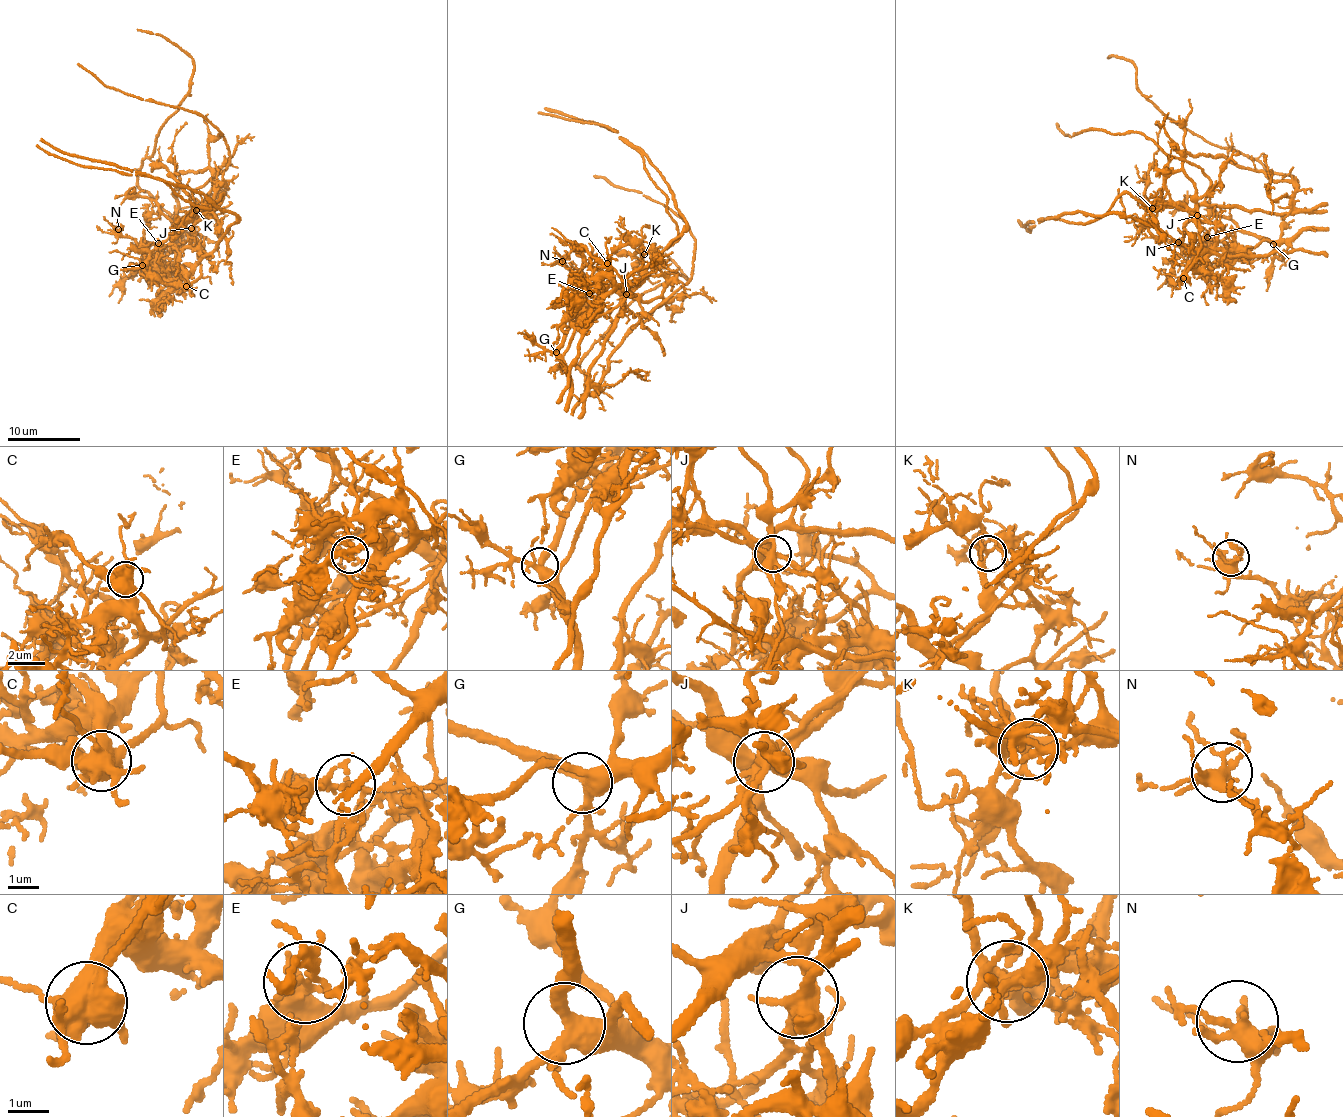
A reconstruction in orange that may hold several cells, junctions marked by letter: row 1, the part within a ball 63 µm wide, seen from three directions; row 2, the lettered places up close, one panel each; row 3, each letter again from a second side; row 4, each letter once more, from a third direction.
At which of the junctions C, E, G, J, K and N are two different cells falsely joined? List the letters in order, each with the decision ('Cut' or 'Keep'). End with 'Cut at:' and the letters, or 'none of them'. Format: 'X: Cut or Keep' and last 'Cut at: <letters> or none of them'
C: Cut
E: Cut
G: Keep
J: Cut
K: Cut
N: Keep
Cut at: C, E, J, K

